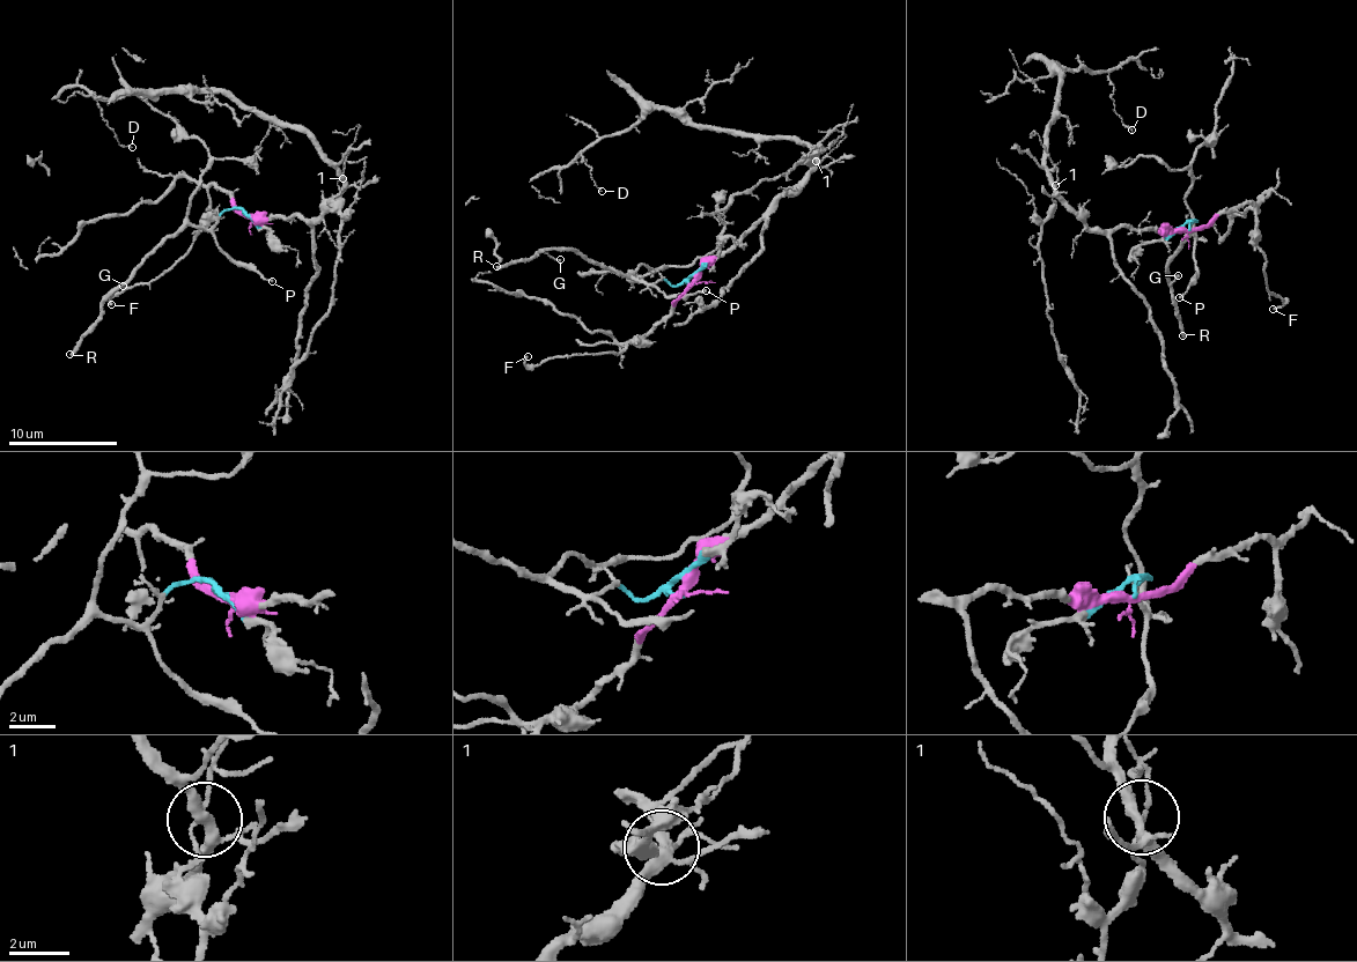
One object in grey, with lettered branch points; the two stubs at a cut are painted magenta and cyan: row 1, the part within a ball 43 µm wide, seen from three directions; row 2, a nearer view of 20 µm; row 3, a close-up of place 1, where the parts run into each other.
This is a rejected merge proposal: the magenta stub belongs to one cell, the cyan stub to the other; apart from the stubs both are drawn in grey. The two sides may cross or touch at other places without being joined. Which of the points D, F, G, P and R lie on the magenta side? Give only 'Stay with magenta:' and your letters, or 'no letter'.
Stay with magenta: D, F

